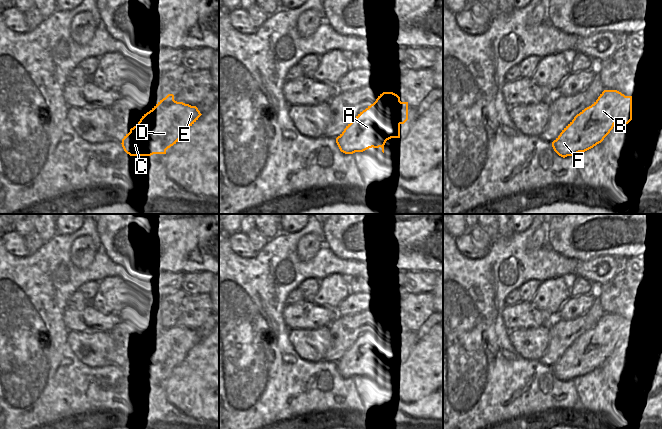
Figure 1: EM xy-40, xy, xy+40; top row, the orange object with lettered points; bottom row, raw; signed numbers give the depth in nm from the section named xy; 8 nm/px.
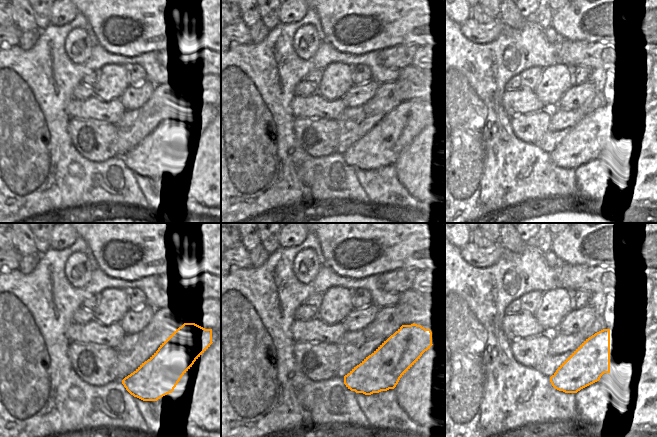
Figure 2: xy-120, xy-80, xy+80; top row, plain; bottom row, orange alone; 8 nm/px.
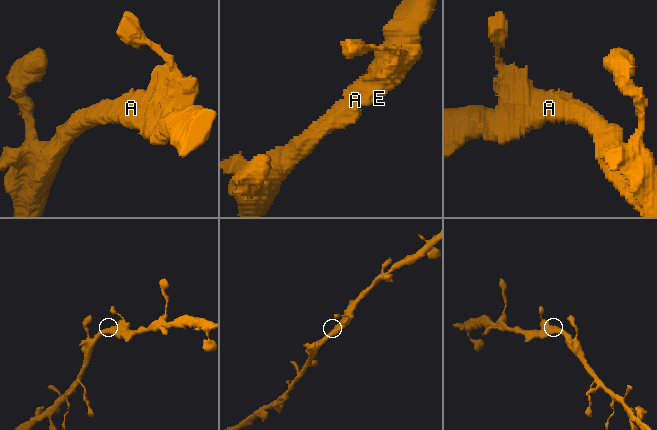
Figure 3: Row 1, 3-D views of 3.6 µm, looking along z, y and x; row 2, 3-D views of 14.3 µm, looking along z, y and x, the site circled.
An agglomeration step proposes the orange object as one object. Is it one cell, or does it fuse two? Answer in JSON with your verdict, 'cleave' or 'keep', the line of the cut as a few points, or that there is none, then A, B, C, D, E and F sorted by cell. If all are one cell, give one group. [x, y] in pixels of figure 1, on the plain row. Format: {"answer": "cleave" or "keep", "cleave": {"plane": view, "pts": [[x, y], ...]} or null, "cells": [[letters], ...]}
{"answer": "keep", "cleave": null, "cells": [["A", "B", "C", "D", "E", "F"]]}

